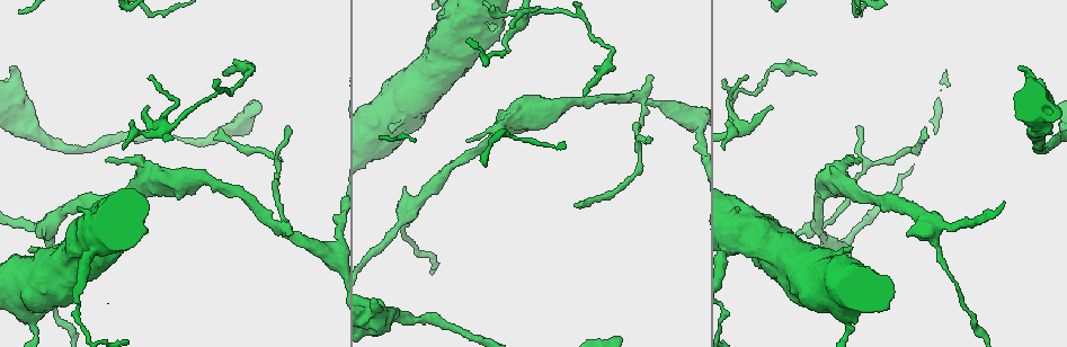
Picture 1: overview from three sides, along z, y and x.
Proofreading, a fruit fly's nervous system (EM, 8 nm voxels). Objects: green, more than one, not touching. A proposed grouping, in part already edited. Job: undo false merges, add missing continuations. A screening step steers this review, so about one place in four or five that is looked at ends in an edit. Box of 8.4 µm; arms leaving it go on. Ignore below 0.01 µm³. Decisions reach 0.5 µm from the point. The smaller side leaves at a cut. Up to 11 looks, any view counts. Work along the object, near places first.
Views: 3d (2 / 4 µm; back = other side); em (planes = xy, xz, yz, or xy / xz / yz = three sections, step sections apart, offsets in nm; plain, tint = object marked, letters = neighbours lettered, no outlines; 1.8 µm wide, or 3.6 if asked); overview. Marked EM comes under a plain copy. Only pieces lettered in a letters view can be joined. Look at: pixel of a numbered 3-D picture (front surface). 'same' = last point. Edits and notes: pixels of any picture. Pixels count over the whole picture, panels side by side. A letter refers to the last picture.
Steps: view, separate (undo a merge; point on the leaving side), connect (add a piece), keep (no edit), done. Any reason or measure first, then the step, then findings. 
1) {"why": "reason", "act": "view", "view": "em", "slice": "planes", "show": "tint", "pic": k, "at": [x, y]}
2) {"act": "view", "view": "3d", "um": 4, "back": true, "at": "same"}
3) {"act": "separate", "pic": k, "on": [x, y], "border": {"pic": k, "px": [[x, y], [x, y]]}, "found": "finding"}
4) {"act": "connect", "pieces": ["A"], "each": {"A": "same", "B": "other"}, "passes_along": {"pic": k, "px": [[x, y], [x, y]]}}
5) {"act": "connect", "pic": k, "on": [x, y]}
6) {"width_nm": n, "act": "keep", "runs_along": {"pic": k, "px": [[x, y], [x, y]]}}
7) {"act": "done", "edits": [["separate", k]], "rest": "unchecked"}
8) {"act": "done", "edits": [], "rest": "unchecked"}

{"why": "a fork", "act": "view", "view": "em", "slice": "xz", "step": 16, "show": "tint", "pic": 1, "at": [641, 97]}

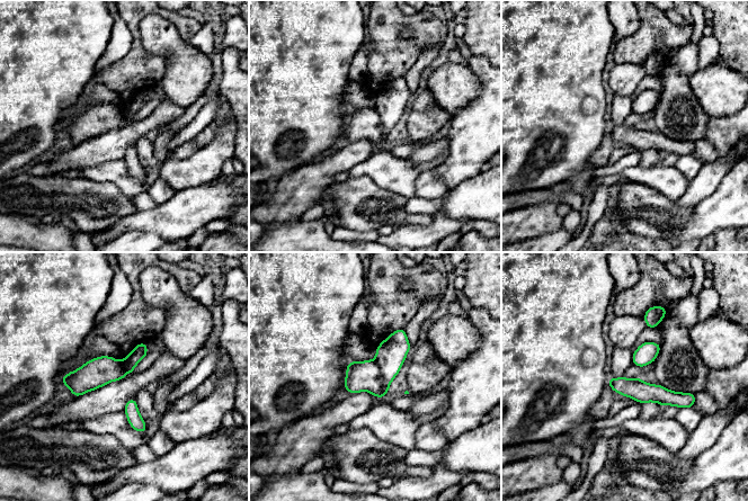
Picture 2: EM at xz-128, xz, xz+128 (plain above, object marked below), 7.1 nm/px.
{"act": "view", "view": "em", "slice": "xz", "step": 16, "show": "letters", "at": "same"}

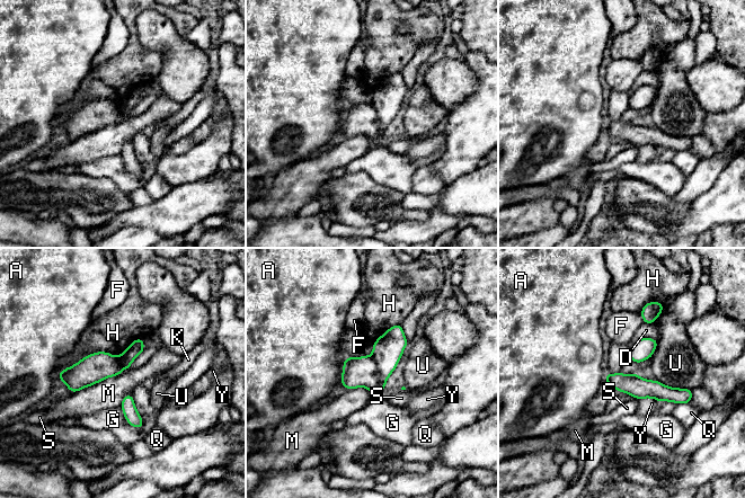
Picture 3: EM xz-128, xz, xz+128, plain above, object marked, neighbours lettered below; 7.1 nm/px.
{"longest_contact_nm": ["H", 440], "act": "separate", "pic": 3, "on": [387, 352], "each": {"A": "other", "D": "other", "F": "other", "G": "other", "H": "other", "K": "other", "M": "other", "Q": "other", "S": "other", "U": "other", "Y": "other"}, "border": {"pic": 3, "px": [[370, 356], [379, 376], [373, 391]]}, "found": "a second neuron is stuck on"}

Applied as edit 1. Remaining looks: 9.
{"act": "view", "view": "overview"}

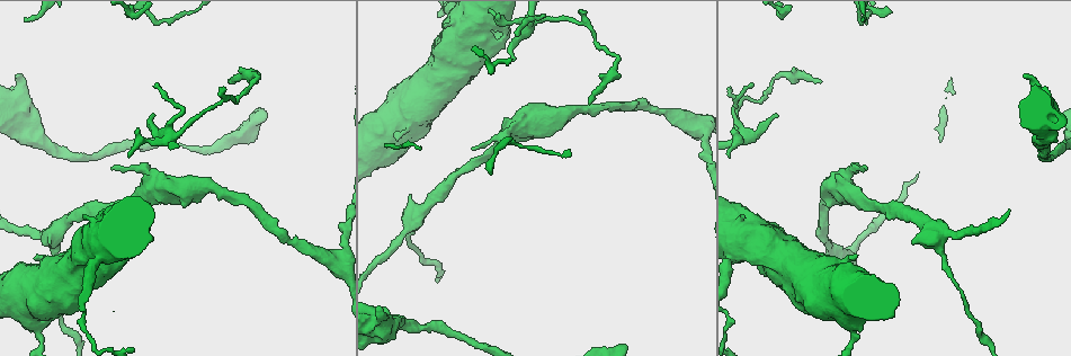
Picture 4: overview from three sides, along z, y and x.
{"why": "free end", "act": "view", "view": "em", "um": 3.6, "slice": "xy", "step": 16, "show": "letters", "pic": 4, "at": [821, 82]}

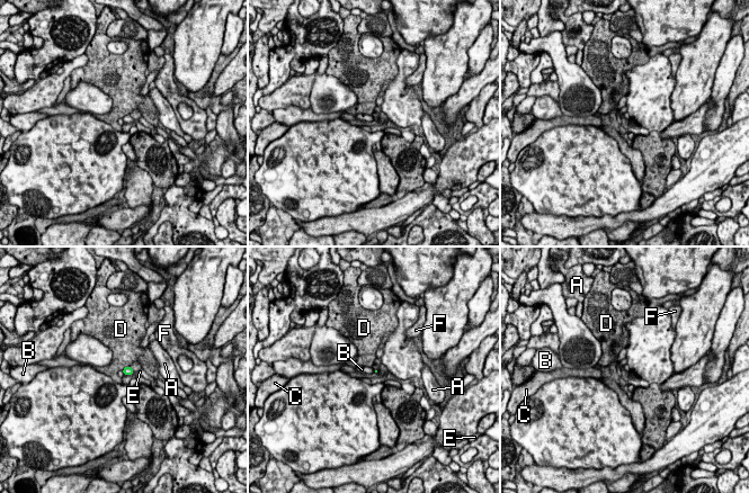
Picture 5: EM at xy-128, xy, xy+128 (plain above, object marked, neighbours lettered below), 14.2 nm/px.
{"why": "cut it another way", "act": "view", "view": "em", "um": 3.6, "slice": "planes", "show": "letters", "at": "same"}

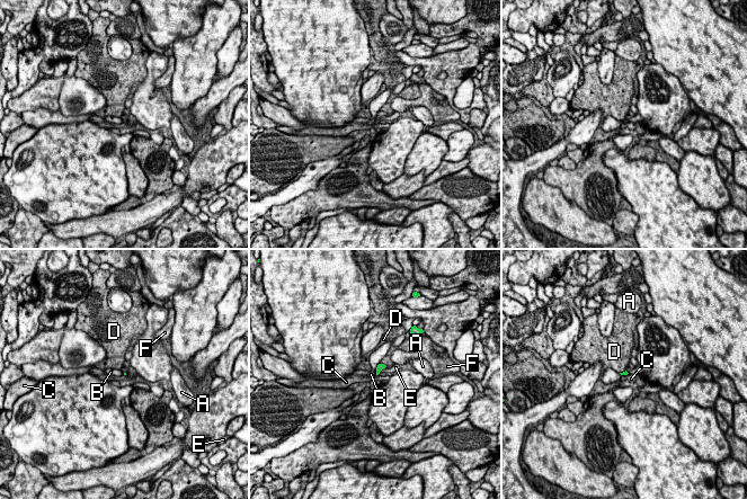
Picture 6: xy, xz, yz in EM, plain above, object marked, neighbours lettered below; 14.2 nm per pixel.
{"act": "keep", "each": {"A": "other", "B": "other", "C": "other", "D": "other", "E": "other", "F": "other"}, "border": {"pic": 6, "px": [[375, 374], [379, 376]]}, "found": "none of them fits"}

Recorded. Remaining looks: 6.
{"act": "view", "view": "3d", "um": 2, "pic": 4, "at": [155, 115]}

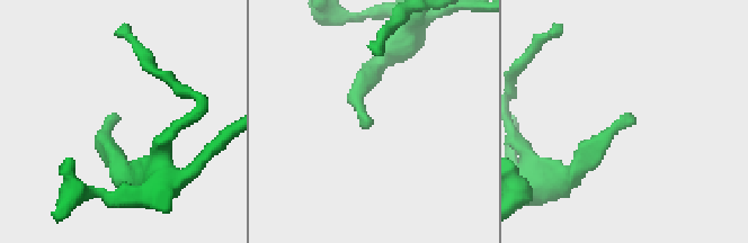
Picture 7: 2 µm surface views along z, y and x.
{"act": "view", "view": "em", "slice": "planes", "show": "letters", "pic": 7, "at": [370, 125]}

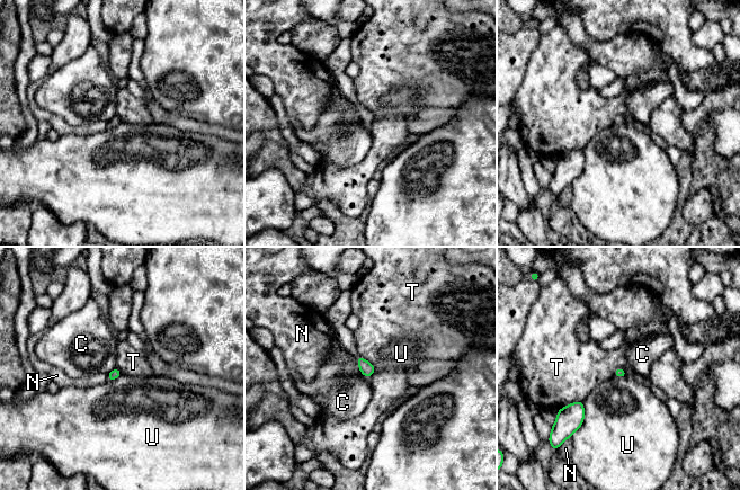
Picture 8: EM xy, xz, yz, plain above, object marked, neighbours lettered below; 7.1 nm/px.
{"longest_contact_nm": ["U", 240], "act": "keep", "each": {"C": "other", "N": "other", "T": "other", "U": "other"}, "found": "none of them fits"}

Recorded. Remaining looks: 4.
{"why": "an open end", "act": "view", "view": "em", "slice": "planes", "show": "letters", "pic": 4, "at": [18, 75]}

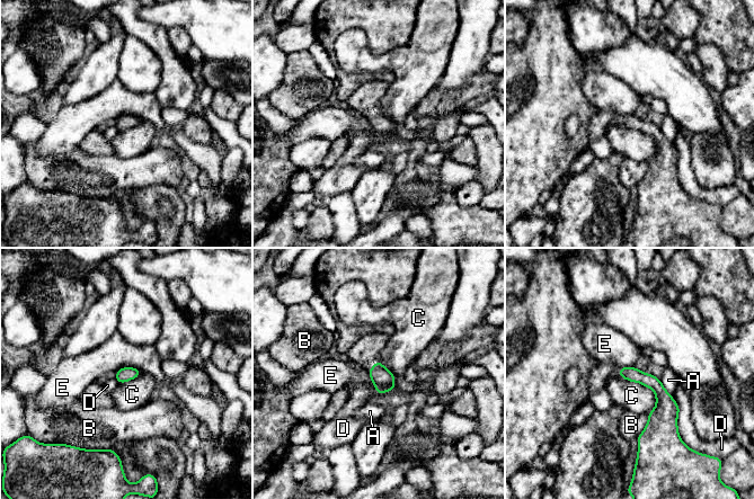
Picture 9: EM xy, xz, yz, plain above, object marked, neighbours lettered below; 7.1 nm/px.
{"act": "keep", "each": {"A": "other", "B": "other", "C": "other", "D": "other", "E": "other"}, "runs_along": {"pic": 9, "px": [[623, 370], [662, 394], [644, 440]]}, "found": "no lettered piece goes on from it"}

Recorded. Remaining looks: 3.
{"act": "done", "edits": [["separate", 3]], "rest": "unchecked"}

